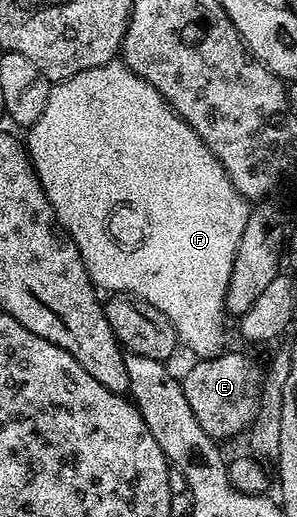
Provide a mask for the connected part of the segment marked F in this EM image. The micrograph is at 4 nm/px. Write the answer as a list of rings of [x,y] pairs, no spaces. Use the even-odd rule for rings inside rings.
[[[116,59],[105,63],[101,67],[93,67],[89,71],[81,71],[69,79],[58,82],[49,95],[49,103],[45,103],[43,119],[30,126],[31,133],[25,137],[27,156],[31,158],[31,165],[39,177],[41,187],[63,224],[63,229],[73,239],[81,259],[85,263],[85,271],[89,279],[95,284],[96,290],[111,293],[134,293],[135,296],[153,303],[157,311],[164,313],[173,323],[176,338],[183,341],[199,359],[219,356],[223,345],[223,317],[227,308],[227,288],[229,275],[233,271],[233,259],[237,255],[237,247],[241,243],[241,231],[245,231],[249,205],[240,195],[227,174],[227,168],[221,164],[205,147],[205,143],[189,127],[189,123],[179,120],[179,116],[166,104],[163,96],[150,88],[145,79],[141,79],[122,60]]]

